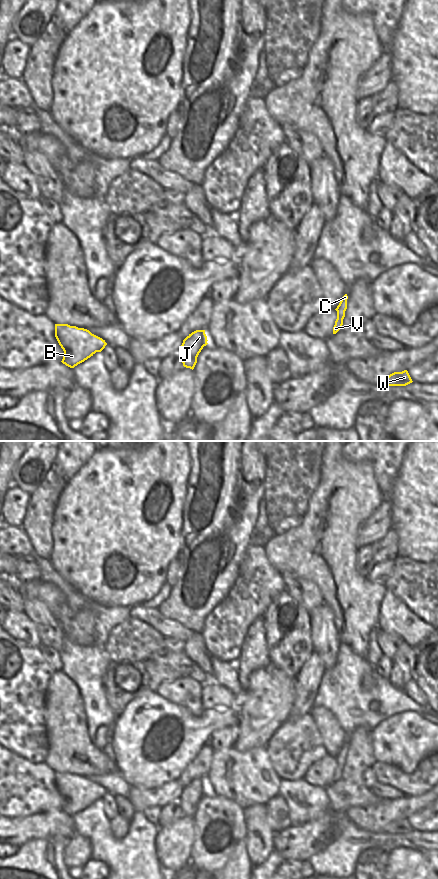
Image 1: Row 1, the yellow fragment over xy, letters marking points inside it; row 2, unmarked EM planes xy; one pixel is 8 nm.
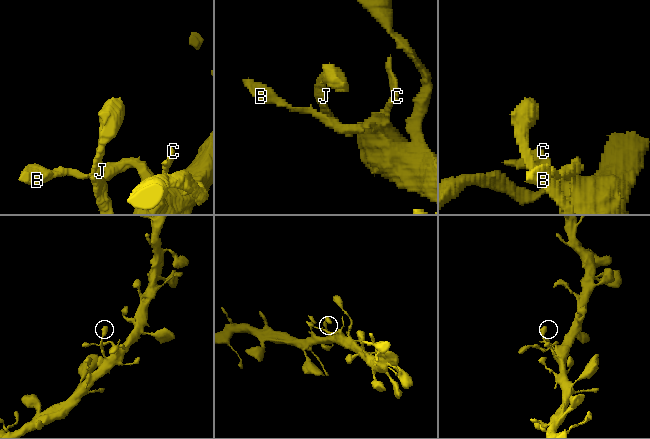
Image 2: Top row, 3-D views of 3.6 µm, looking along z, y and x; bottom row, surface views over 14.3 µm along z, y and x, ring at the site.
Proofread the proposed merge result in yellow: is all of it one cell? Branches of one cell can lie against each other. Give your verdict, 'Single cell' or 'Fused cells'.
Single cell.

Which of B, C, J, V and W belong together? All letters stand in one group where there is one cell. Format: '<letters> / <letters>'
B C J V W

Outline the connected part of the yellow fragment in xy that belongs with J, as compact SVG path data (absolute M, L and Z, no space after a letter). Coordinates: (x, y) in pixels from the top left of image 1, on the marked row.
M196 330L183 340L179 355L184 367L194 369L197 357L203 347L208 344L207 341L205 330Z

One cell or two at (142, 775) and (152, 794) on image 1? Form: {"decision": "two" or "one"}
{"decision": "two"}

